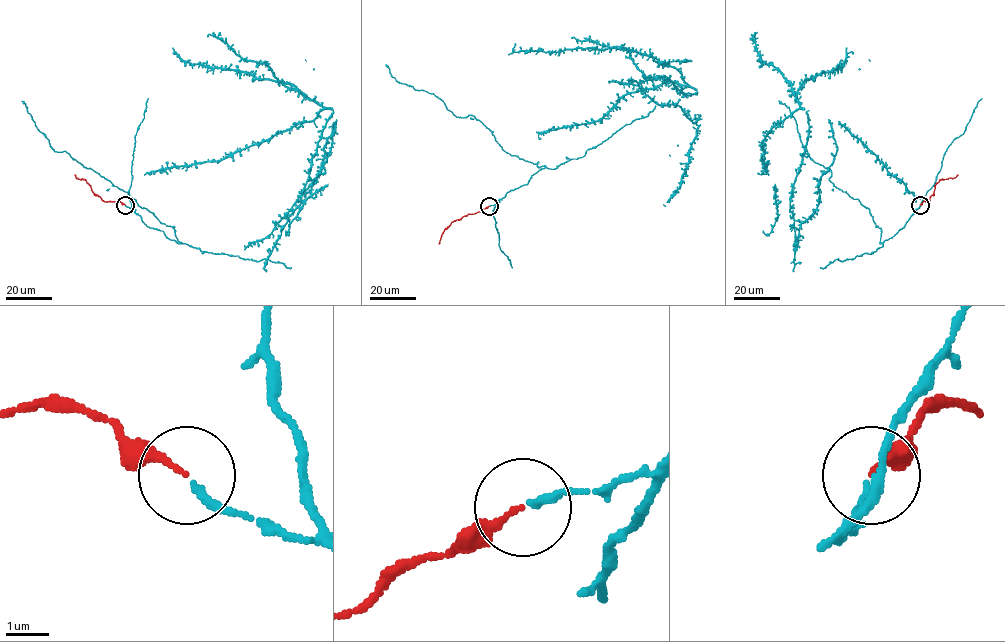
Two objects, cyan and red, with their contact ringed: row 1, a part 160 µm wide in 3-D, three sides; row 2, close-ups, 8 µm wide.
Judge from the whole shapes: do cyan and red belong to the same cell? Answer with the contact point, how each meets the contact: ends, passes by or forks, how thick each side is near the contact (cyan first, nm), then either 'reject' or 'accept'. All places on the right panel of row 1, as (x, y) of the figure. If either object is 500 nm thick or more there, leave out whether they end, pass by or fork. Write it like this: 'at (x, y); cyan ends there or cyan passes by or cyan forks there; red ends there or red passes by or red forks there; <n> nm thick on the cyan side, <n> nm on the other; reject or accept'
at (920, 205); cyan ends there; red ends there; 190 nm thick on the cyan side, 140 nm on the other; accept

